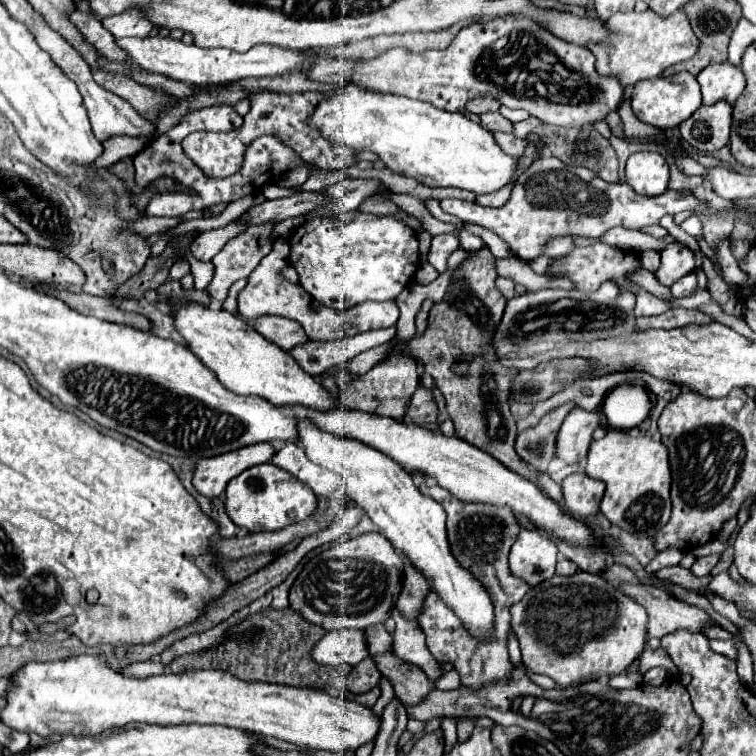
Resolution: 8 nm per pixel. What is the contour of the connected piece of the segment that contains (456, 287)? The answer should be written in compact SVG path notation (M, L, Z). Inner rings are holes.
M487 246L469 250L469 256L461 262L461 266L453 270L447 294L431 308L425 332L407 342L403 350L413 360L423 362L425 370L437 382L437 388L447 404L447 414L455 424L455 436L487 452L505 468L539 486L537 474L529 470L521 458L517 458L513 448L517 428L515 418L509 412L509 396L515 374L513 370L501 370L501 366L497 366L497 358L493 358L493 350L489 350L493 330L497 328L507 302L505 296L501 296L501 292L495 288L497 270L493 262L495 258ZM457 358L469 358L469 378L457 378L451 372L451 366L457 362Z

